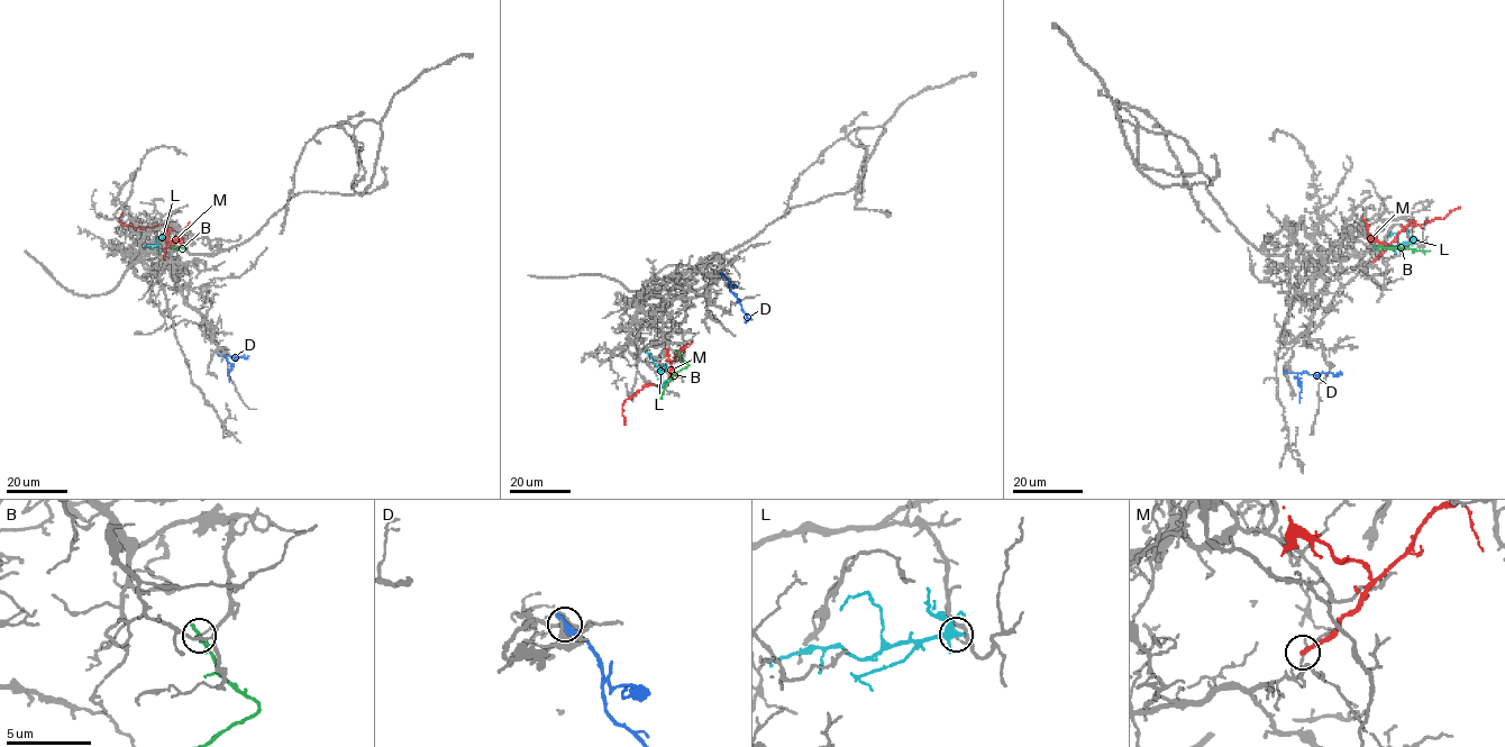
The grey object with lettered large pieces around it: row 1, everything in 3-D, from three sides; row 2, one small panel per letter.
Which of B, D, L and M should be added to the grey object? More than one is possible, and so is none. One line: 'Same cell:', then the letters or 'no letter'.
Same cell: no letter

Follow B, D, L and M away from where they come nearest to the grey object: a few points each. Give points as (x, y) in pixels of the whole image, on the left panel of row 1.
B: (174, 247), (185, 247), (158, 251)
D: (219, 355), (246, 358), (248, 355)
L: (158, 243), (154, 247), (143, 247)
M: (164, 260), (169, 227), (162, 224), (143, 228), (124, 226), (119, 222), (122, 211)

